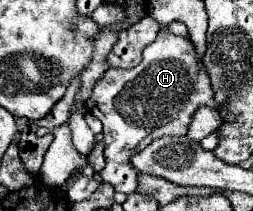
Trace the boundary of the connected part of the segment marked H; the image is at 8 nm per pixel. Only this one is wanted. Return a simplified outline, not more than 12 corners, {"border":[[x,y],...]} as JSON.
{"border":[[163,27],[137,67],[85,103],[103,123],[101,181],[139,185],[131,157],[217,109],[193,43]]}

